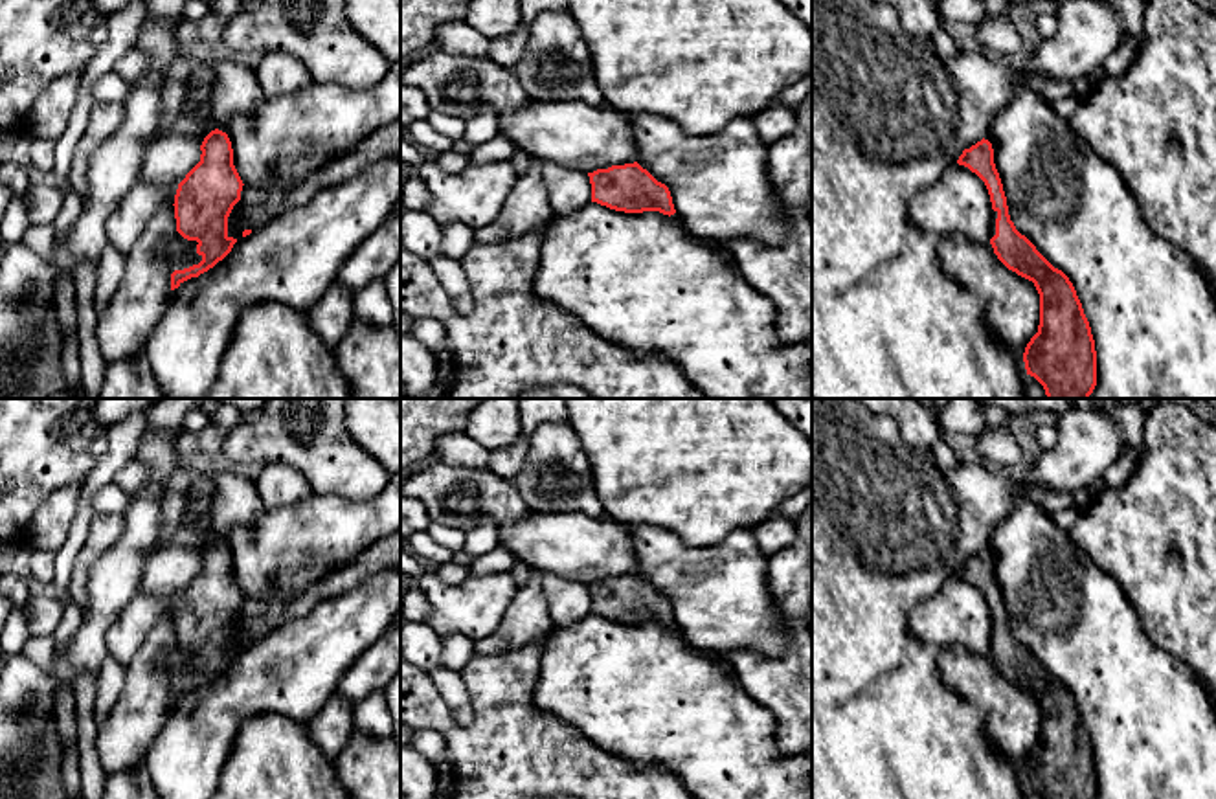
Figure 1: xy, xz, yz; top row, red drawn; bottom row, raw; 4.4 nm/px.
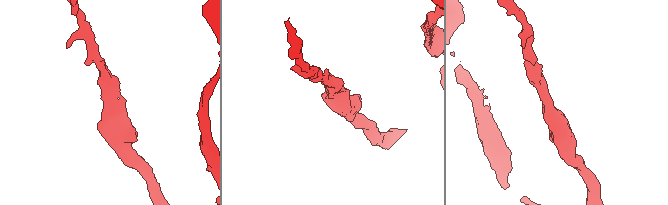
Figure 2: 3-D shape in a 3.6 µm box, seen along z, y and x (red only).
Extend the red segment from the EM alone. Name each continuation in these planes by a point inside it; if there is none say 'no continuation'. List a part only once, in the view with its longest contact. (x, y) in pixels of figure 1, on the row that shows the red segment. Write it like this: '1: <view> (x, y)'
1: xy (236, 230)

